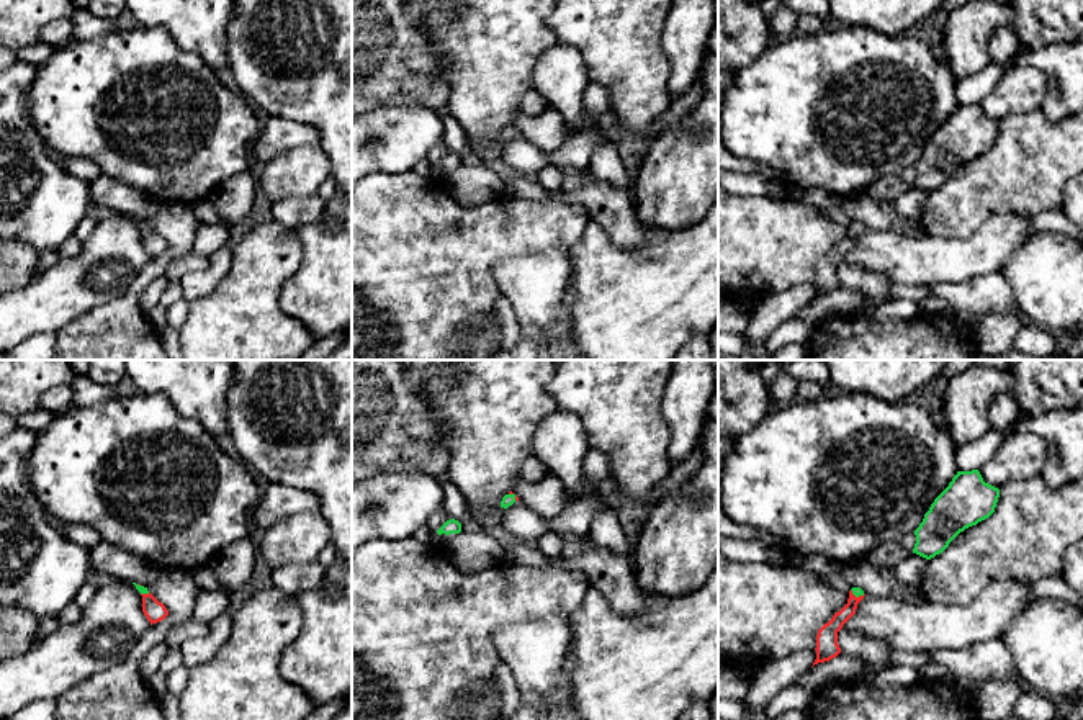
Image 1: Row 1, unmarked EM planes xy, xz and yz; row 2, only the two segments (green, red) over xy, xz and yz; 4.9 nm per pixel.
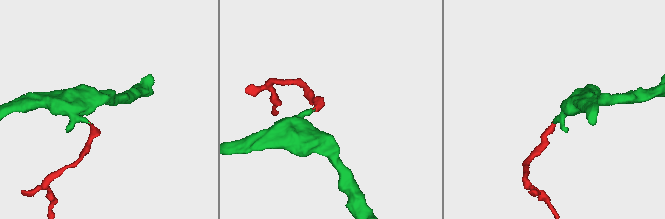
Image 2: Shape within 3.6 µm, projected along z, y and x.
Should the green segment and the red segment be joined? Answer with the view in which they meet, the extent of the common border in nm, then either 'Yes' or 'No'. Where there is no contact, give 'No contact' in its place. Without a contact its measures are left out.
Touches green in yz. Shared border 80 nm. Yes

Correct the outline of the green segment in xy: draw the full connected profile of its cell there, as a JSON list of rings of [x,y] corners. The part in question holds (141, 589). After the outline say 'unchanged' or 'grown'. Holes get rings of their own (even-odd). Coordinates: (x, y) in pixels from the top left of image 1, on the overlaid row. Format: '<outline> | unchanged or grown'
[[[136,584],[136,589],[141,592],[142,596],[142,612],[147,617],[147,620],[152,623],[157,623],[160,620],[164,620],[169,615],[169,610],[165,609],[165,605],[162,602],[159,602],[149,591],[147,587]]] | grown

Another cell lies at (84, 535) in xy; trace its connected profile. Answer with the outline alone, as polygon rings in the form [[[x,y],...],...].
[[[56,522],[56,527],[65,538],[79,543],[87,550],[92,550],[101,542],[100,533],[88,525]]]

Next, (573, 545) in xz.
[[[563,533],[561,542],[563,542],[563,558],[577,556],[591,548],[591,540],[587,537]]]

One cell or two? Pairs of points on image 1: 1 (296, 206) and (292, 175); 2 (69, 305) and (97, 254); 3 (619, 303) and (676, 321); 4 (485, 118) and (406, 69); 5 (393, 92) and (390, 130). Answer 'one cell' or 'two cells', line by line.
1: two cells
2: one cell
3: one cell
4: two cells
5: two cells

